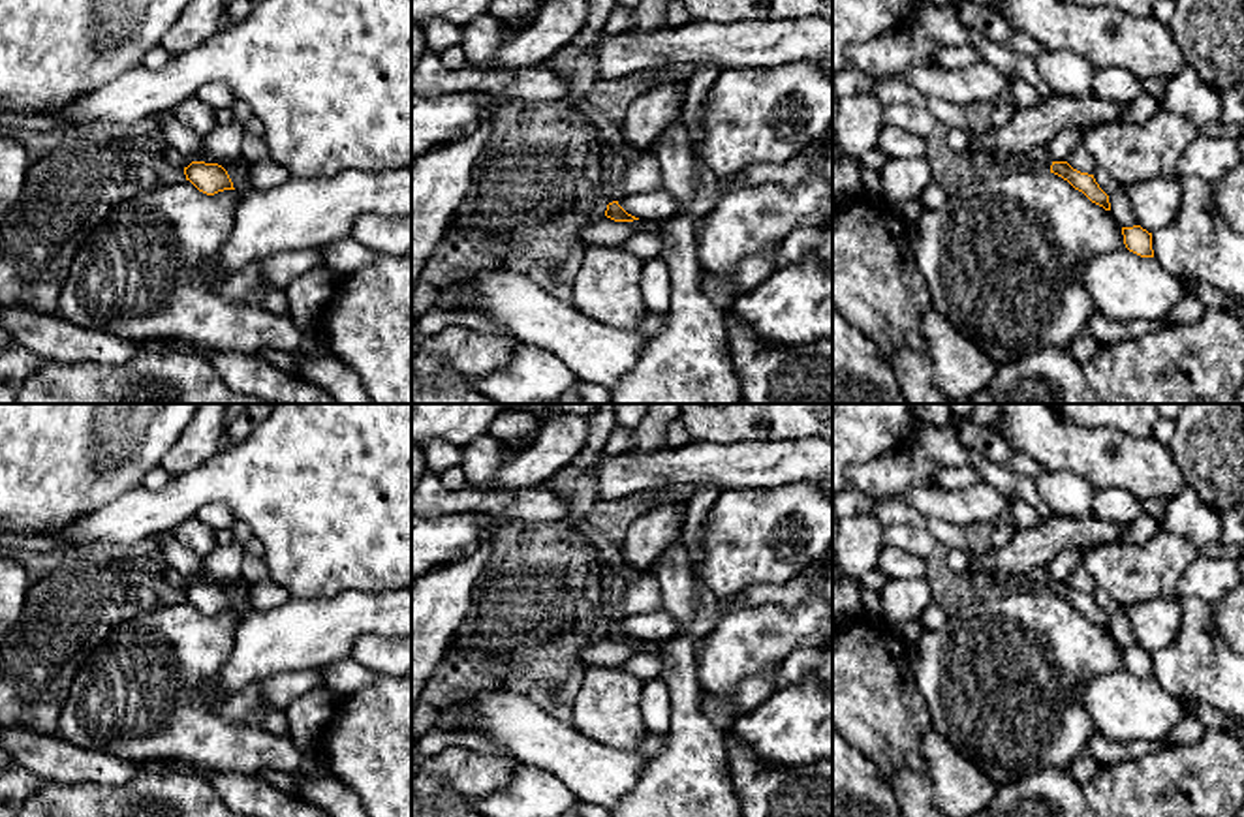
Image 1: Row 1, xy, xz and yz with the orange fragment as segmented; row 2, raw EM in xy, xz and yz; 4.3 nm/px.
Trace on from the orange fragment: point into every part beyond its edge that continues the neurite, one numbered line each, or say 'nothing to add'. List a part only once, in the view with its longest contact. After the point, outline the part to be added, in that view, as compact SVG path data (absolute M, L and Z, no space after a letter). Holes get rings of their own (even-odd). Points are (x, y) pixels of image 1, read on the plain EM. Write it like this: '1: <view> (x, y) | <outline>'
nothing to add

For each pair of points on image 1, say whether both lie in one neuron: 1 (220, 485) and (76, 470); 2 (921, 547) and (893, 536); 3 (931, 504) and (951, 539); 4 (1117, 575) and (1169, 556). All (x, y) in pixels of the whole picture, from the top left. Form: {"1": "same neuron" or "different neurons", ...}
{"1": "different neurons", "2": "same neuron", "3": "different neurons", "4": "same neuron"}

